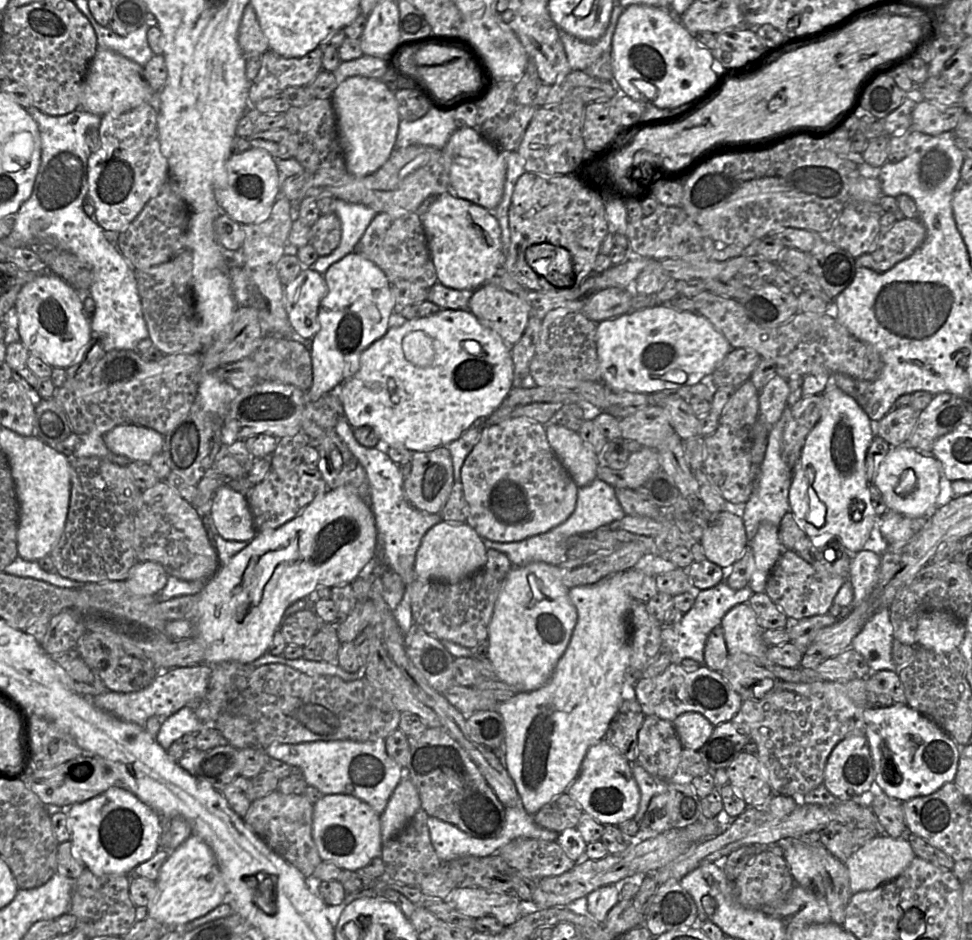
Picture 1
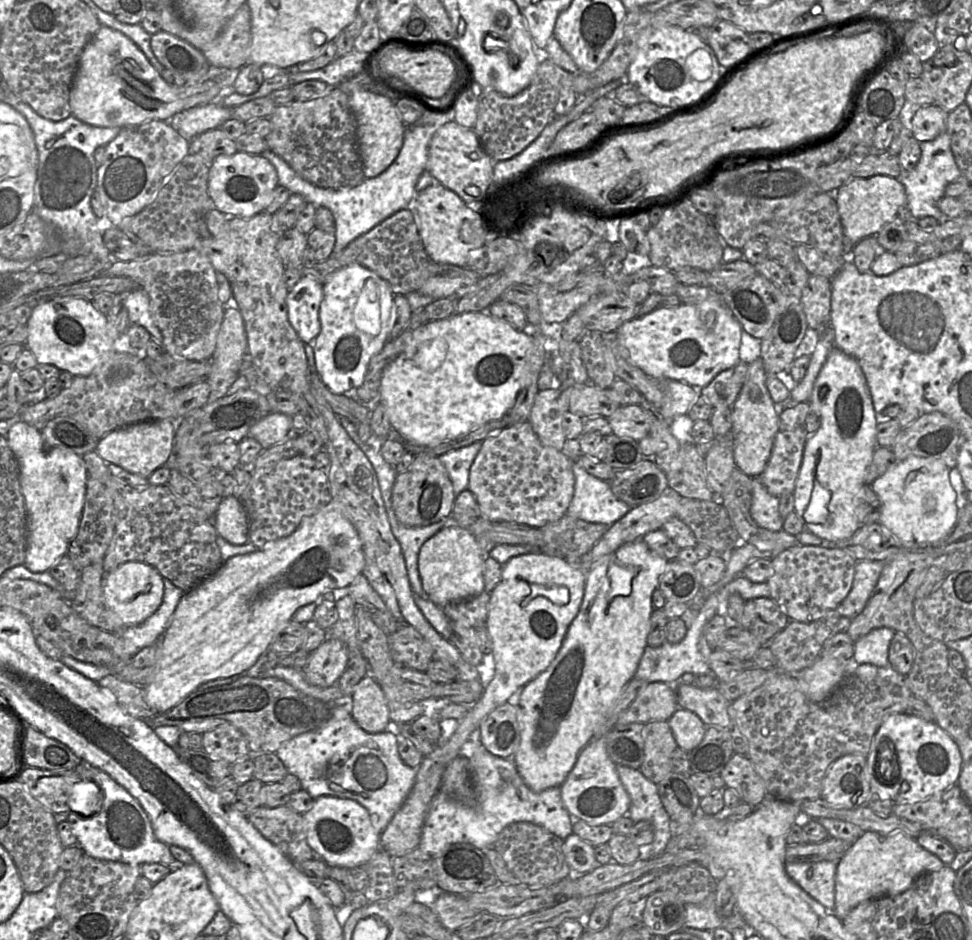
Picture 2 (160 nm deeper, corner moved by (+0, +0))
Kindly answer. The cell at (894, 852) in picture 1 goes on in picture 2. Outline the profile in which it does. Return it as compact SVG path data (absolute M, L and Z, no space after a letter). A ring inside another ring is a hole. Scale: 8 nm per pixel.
M866 831L837 862L835 874L834 914L843 918L859 903L883 896L895 896L906 891L922 874L940 870L945 864L921 847L915 838L902 832L881 834Z

